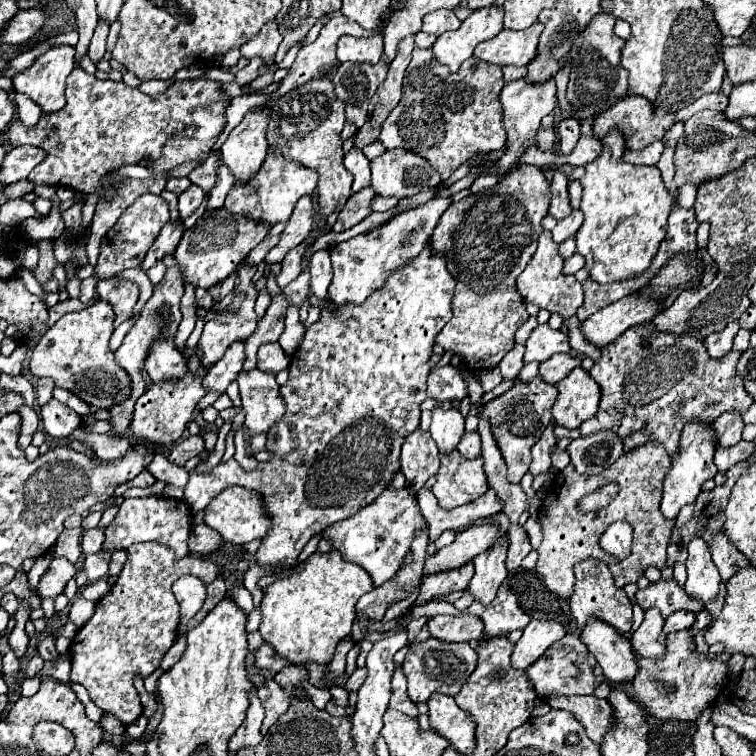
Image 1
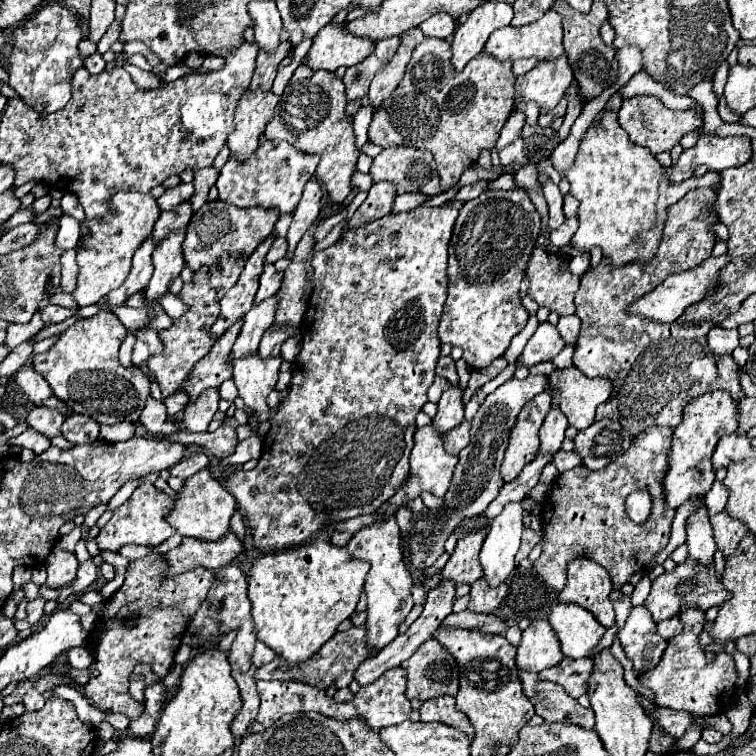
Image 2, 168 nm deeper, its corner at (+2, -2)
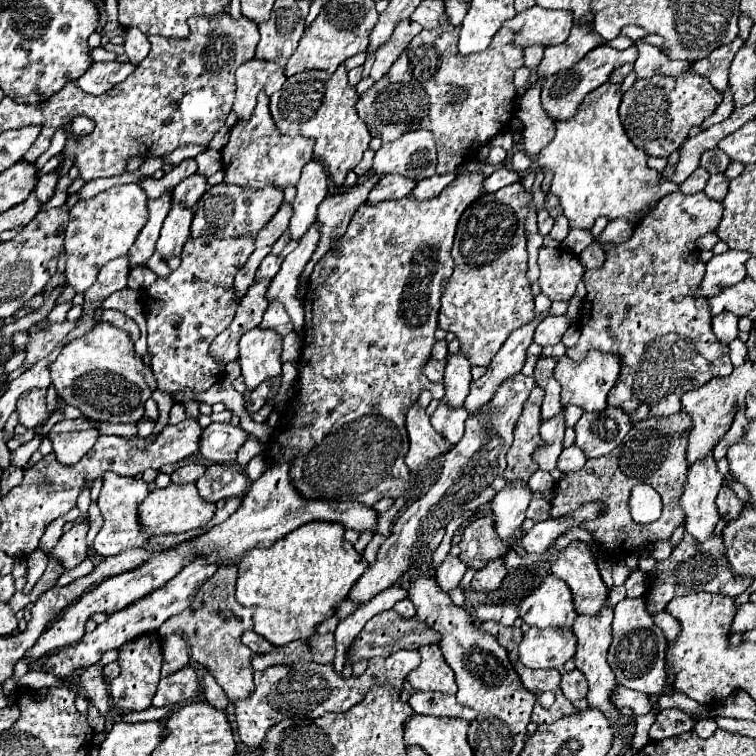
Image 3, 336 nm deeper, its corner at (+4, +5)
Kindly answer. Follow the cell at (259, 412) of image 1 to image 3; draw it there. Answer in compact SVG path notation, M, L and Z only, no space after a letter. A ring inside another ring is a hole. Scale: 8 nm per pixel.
M258 327L250 329L242 335L238 347L238 363L242 367L242 377L248 391L254 391L264 379L280 375L282 339L274 331Z

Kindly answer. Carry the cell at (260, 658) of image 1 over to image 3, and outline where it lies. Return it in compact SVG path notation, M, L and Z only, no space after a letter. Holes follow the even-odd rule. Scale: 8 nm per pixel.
M246 631L246 635L242 635L242 643L246 643L252 653L262 655L262 653L270 653L274 649L274 645L270 645L270 641L266 641L262 635L254 633L254 631Z

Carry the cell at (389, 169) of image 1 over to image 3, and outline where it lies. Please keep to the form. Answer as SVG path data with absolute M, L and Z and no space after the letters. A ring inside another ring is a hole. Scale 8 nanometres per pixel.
M410 131L392 143L384 143L374 157L372 175L398 173L422 181L436 173L436 145L430 131Z

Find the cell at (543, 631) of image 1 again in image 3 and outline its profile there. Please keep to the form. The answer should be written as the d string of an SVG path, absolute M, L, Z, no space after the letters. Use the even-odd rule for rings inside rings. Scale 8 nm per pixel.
M530 627L518 647L520 661L532 669L554 667L564 669L564 663L576 653L576 637L562 635L558 629Z

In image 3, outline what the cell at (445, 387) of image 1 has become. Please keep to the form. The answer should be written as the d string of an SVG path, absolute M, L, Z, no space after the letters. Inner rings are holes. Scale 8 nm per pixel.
M430 359L428 363L426 363L426 369L424 369L424 373L426 373L426 377L432 381L432 383L440 383L442 381L442 377L444 377L444 363L442 361L436 361L436 359Z

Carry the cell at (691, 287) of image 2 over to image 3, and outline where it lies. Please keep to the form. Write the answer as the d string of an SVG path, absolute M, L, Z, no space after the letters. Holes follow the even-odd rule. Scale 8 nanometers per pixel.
M726 251L720 255L714 255L706 263L706 273L698 289L694 291L696 297L714 297L726 287L736 285L746 277L744 263L748 259L748 253L744 251Z

